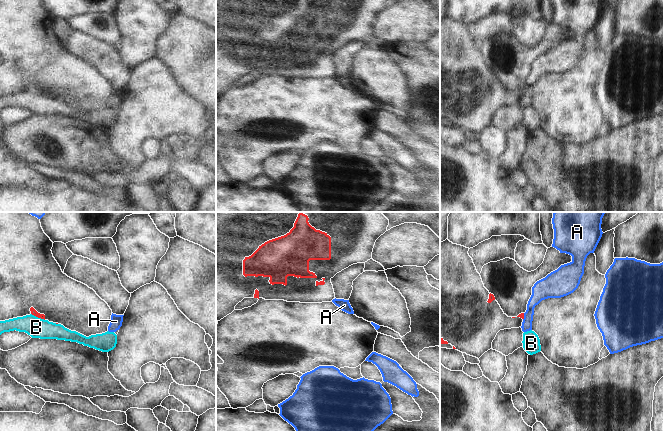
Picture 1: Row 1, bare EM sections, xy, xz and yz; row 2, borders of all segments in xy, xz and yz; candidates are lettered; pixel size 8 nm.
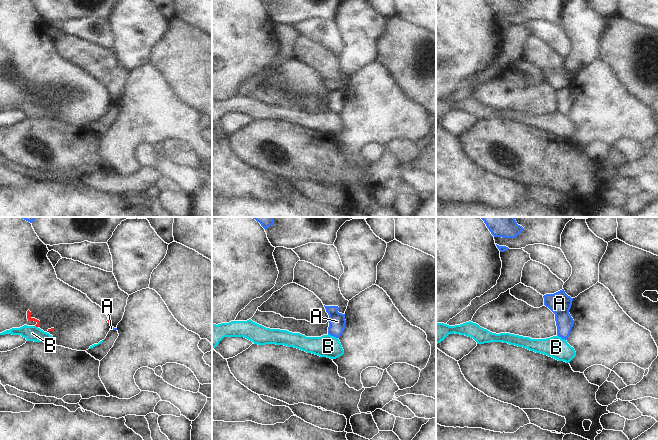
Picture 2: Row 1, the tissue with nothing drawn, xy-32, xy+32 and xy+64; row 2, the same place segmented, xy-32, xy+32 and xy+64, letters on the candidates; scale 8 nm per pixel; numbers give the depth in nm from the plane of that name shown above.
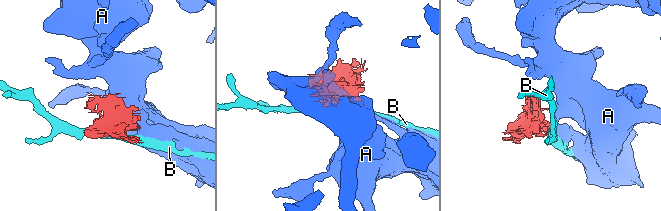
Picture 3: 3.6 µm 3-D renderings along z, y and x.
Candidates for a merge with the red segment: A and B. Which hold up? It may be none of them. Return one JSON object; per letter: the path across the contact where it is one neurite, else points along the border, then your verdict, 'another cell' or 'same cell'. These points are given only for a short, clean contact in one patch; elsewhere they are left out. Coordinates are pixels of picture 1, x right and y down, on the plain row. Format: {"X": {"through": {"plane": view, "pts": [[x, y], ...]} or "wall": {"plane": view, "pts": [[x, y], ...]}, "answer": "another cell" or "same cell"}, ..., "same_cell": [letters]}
{"A": {"wall": {"plane": "yz", "pts": [[524, 89], [523, 95]]}, "answer": "another cell"}, "B": {"wall": {"plane": "xy", "pts": [[31, 89], [44, 96]]}, "answer": "another cell"}, "same_cell": []}

